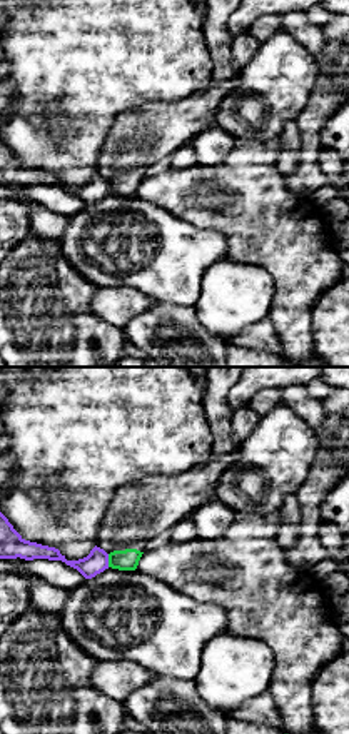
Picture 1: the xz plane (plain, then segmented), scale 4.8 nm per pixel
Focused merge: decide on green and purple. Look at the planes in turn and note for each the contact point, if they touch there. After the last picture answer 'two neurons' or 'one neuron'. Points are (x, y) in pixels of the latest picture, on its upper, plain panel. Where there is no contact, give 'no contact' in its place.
contact (109, 187)

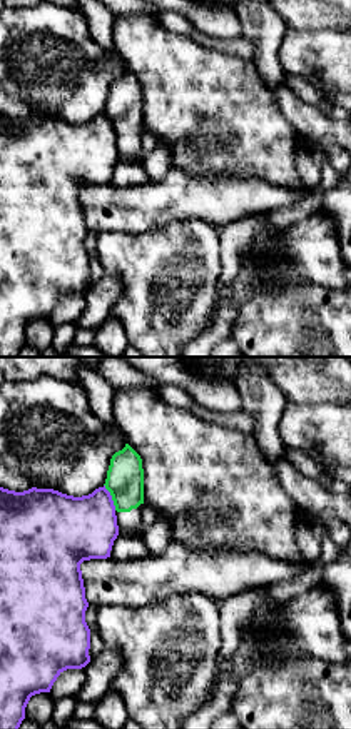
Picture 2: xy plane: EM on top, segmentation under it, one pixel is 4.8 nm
contact (112, 124)

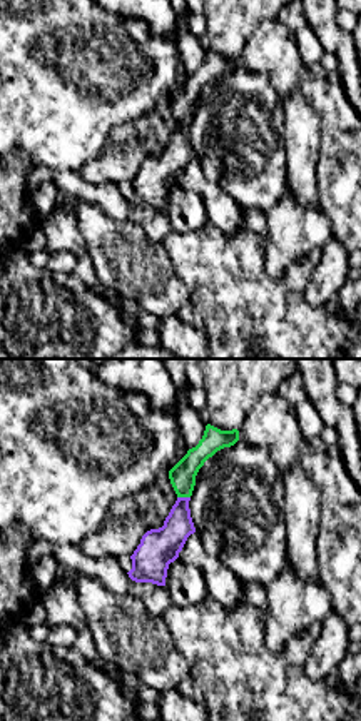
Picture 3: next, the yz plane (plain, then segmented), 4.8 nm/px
contact (184, 122)

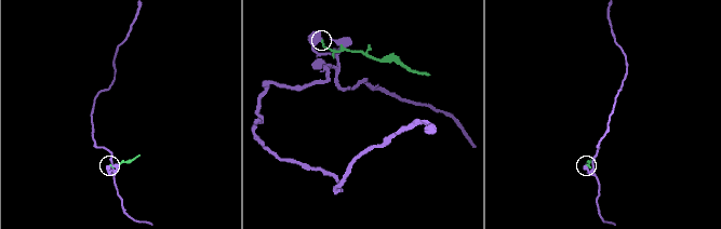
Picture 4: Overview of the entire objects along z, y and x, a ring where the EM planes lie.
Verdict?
two neurons

